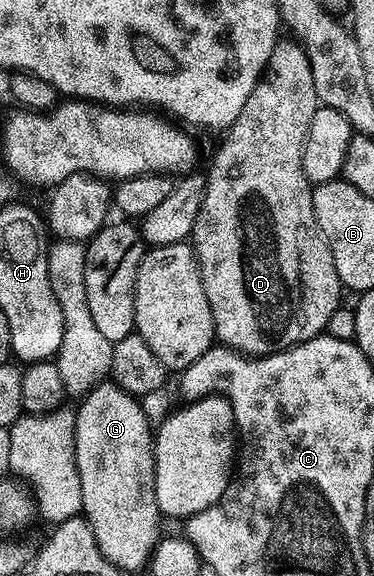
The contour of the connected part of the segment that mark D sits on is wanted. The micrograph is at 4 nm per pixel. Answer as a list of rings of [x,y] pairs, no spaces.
[[[294,40],[279,41],[278,47],[272,52],[272,56],[266,65],[266,71],[262,74],[262,81],[252,88],[252,96],[248,96],[244,108],[240,108],[240,116],[225,131],[222,143],[214,154],[214,163],[206,174],[206,191],[204,192],[204,204],[200,208],[200,216],[194,225],[192,245],[194,254],[198,257],[200,276],[204,280],[204,296],[208,296],[208,304],[212,308],[212,320],[214,321],[214,333],[221,345],[229,346],[231,350],[237,350],[247,356],[261,356],[275,354],[281,350],[287,350],[290,346],[299,346],[301,342],[307,342],[310,338],[317,338],[323,333],[328,324],[328,316],[340,308],[338,302],[344,295],[344,287],[340,276],[336,272],[336,264],[332,260],[332,252],[328,244],[322,238],[316,224],[316,216],[312,208],[312,196],[314,195],[312,184],[304,173],[304,160],[302,149],[308,136],[308,124],[312,124],[312,116],[316,116],[319,108],[319,100],[312,82],[312,70],[309,68],[308,58],[301,46]]]

